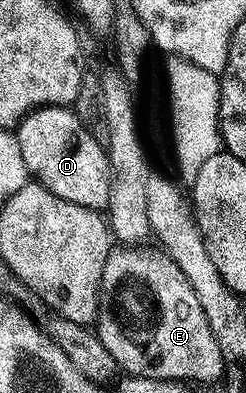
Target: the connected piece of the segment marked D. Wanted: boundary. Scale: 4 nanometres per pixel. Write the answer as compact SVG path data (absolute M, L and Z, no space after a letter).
M43 106L33 109L16 127L20 156L24 156L27 171L43 186L47 186L56 196L64 200L72 200L72 204L80 204L89 210L105 211L110 204L110 161L103 143L97 142L80 124L73 109L65 106Z

